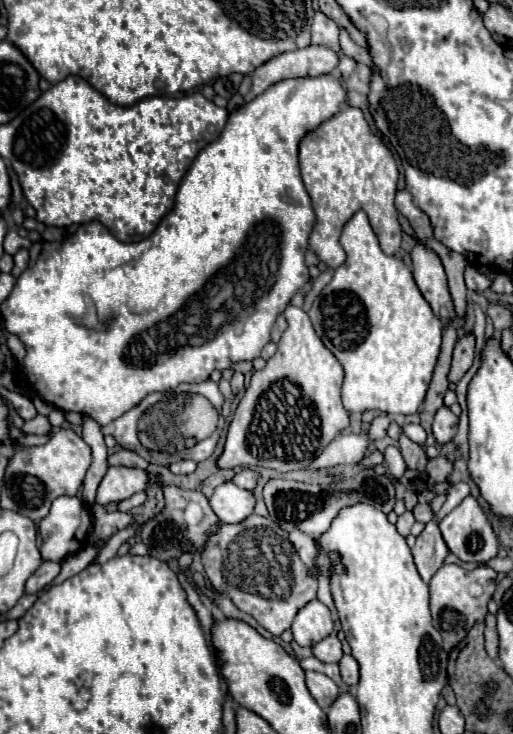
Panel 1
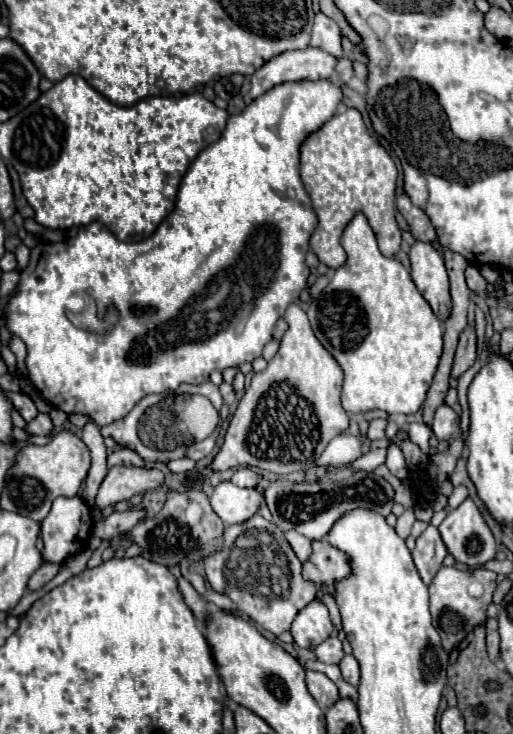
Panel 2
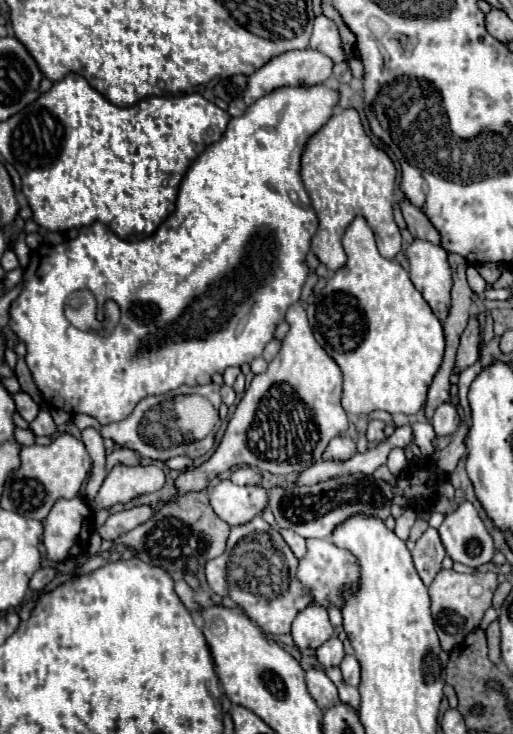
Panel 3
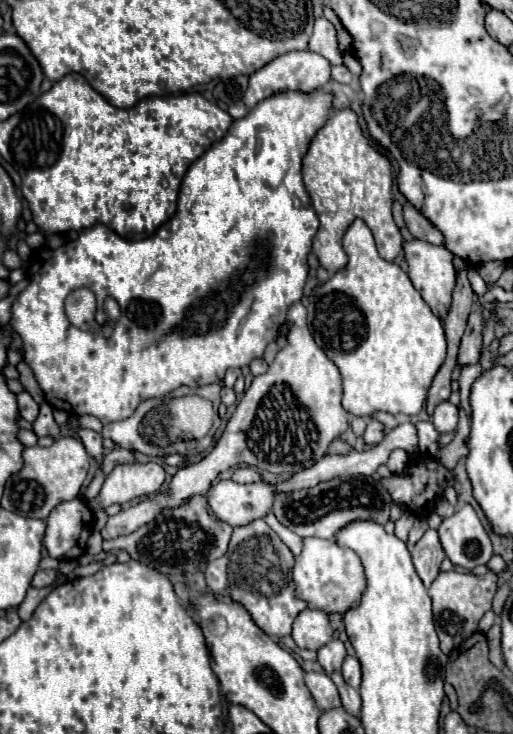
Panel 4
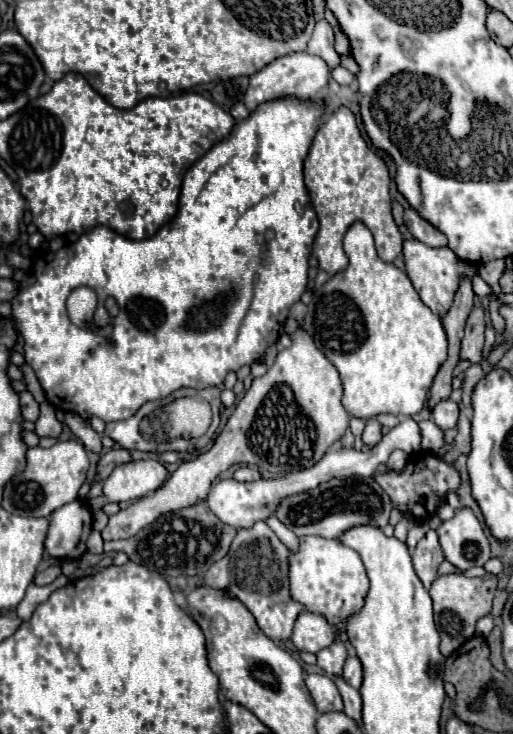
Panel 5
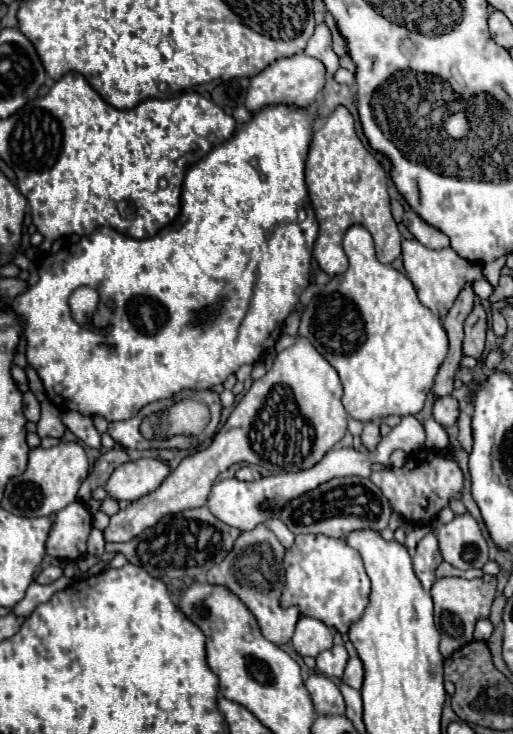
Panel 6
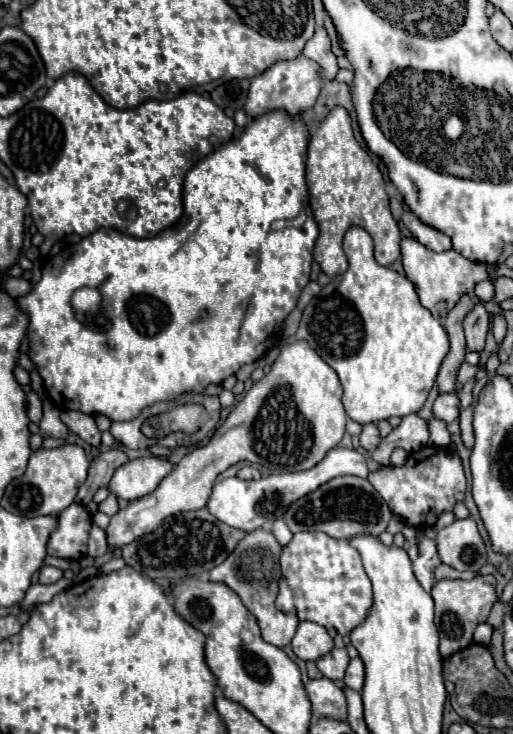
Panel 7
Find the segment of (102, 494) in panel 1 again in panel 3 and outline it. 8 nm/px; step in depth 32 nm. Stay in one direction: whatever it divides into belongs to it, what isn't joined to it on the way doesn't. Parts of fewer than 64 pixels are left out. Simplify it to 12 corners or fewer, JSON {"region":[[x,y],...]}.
{"region":[[114,466],[94,512],[156,492],[158,466]]}

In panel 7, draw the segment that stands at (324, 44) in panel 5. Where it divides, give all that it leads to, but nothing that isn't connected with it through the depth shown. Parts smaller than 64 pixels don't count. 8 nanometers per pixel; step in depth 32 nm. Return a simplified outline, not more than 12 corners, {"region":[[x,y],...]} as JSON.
{"region":[[324,26],[314,32],[302,54],[322,66],[332,80],[338,64]]}

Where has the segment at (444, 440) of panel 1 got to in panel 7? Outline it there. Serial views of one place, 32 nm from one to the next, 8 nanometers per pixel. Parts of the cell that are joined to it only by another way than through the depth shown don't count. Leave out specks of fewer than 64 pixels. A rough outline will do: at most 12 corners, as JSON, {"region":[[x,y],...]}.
{"region":[[440,394],[434,418],[450,424],[458,418],[456,394]]}

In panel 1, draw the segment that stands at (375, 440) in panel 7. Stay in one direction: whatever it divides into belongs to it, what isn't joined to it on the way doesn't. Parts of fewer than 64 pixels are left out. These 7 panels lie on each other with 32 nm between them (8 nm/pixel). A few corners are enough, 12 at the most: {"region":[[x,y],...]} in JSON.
{"region":[[378,416],[370,424],[372,440],[384,438],[390,416]]}

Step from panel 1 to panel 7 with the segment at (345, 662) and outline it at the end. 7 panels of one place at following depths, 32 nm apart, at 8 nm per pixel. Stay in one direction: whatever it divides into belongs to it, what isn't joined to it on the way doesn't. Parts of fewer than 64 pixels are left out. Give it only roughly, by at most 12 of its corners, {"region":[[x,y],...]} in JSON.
{"region":[[352,658],[344,676],[344,684],[362,690],[364,664]]}

